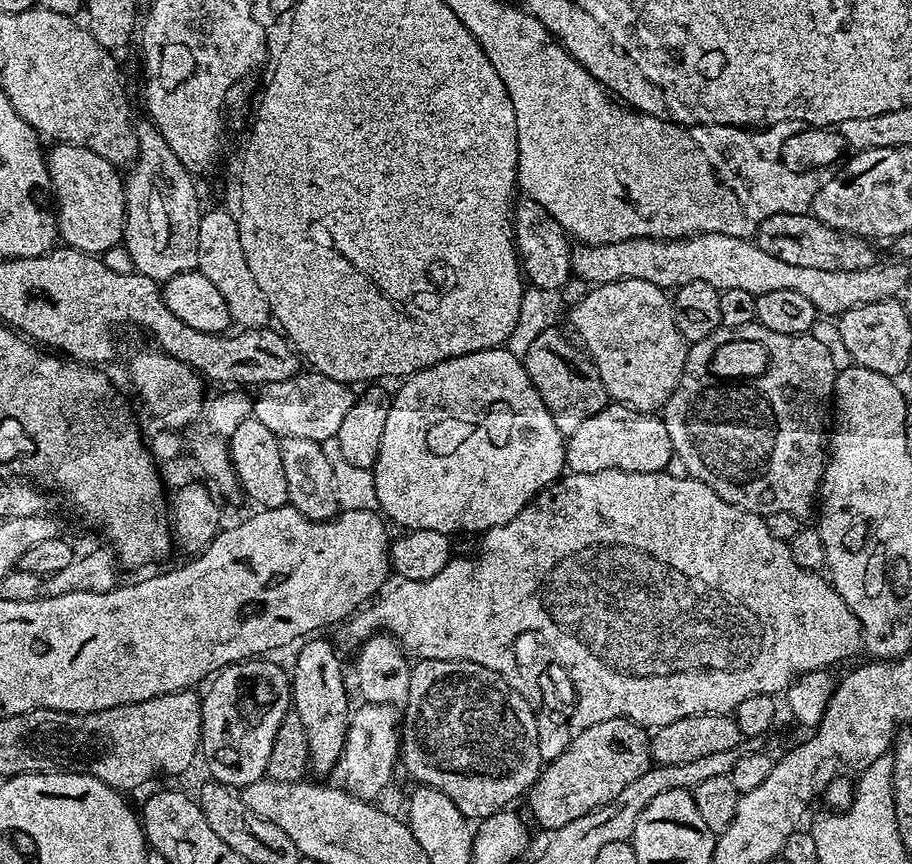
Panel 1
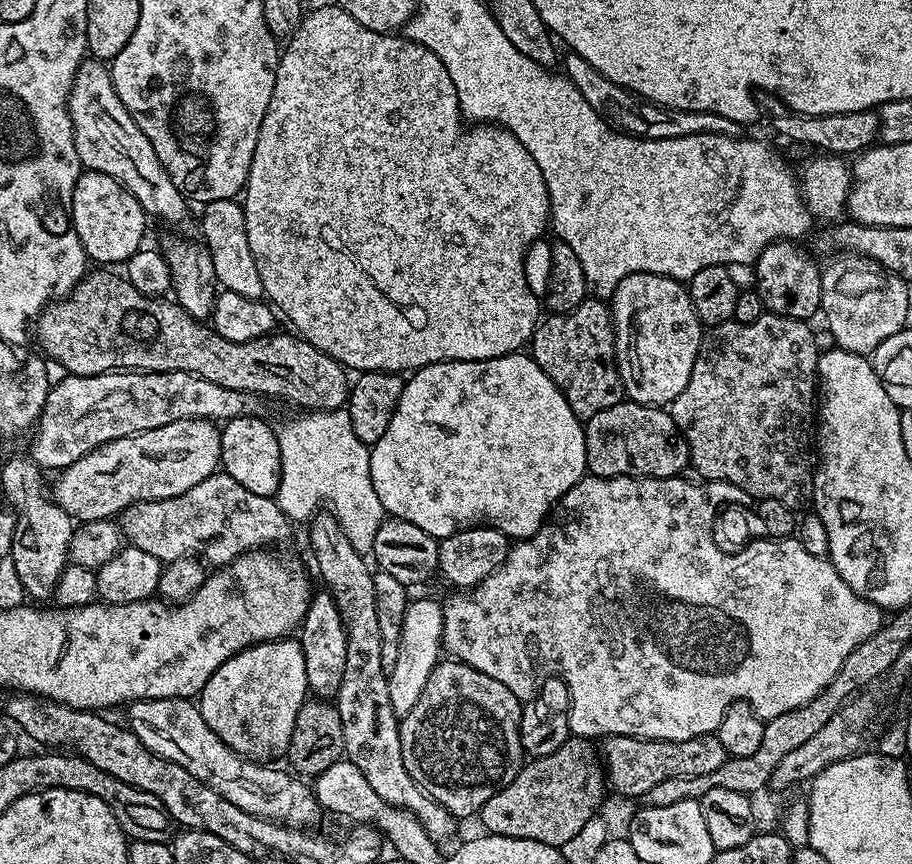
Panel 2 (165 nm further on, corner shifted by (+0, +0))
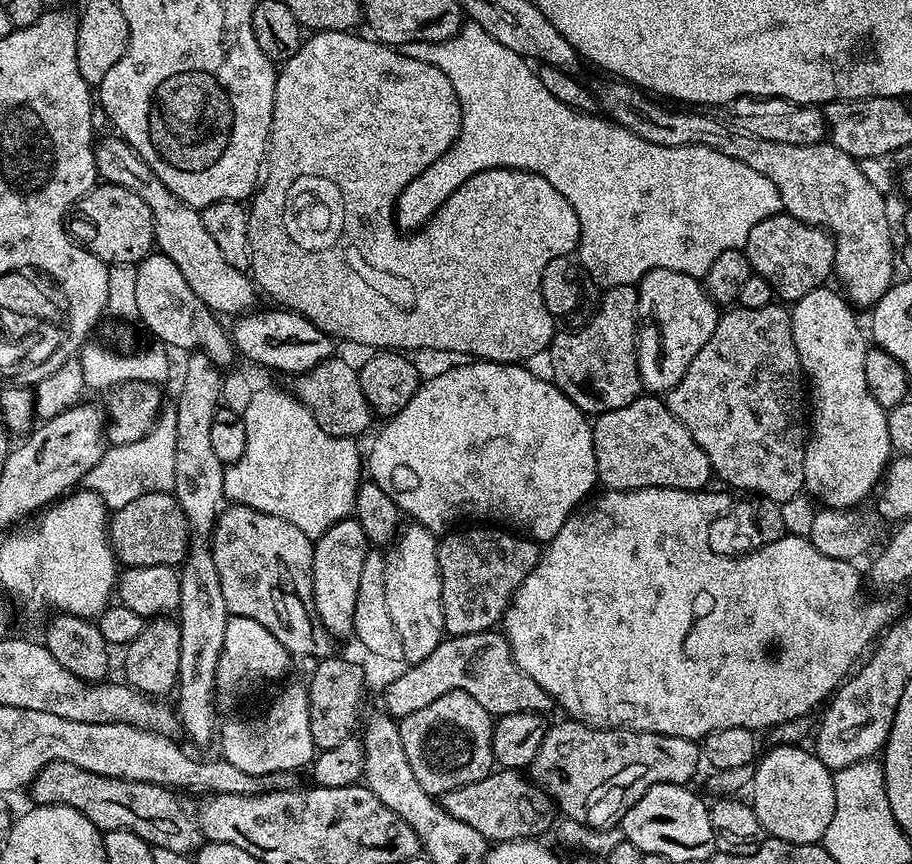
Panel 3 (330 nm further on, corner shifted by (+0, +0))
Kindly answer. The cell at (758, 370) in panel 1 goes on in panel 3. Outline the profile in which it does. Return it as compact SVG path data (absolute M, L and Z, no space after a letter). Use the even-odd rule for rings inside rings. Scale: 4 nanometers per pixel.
M773 302L762 306L762 310L746 310L739 306L732 306L727 309L728 312L719 317L716 321L714 334L710 334L710 342L698 350L694 362L682 374L682 378L666 393L666 403L670 414L686 426L686 430L702 446L706 458L710 458L715 479L725 480L729 484L727 487L741 488L744 492L757 492L757 497L765 500L775 500L777 504L784 505L788 500L799 497L805 491L804 486L804 446L806 443L806 377L804 367L798 358L798 346L794 346L794 334L792 333L792 317L787 307Z

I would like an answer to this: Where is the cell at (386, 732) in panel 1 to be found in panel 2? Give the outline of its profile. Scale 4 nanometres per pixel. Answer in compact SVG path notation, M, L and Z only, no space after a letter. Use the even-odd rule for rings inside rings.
M409 599L402 618L398 662L394 662L394 666L387 673L390 706L396 711L397 717L403 718L407 712L414 710L414 702L418 702L434 666L442 659L443 638L444 610L441 601Z

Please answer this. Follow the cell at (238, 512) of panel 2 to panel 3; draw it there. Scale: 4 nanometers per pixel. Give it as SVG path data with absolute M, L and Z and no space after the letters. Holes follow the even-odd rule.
M233 503L225 507L216 517L216 527L212 529L212 557L218 566L218 578L222 582L222 598L226 598L226 606L232 616L254 618L293 657L316 656L327 658L333 655L334 638L324 629L314 606L312 593L312 549L313 540L298 526L290 526L282 518L274 518L274 514L266 514L262 510L254 510L245 504Z

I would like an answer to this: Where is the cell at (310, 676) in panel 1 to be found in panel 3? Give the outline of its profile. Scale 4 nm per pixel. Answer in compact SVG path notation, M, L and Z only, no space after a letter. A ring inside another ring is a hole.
M354 518L339 520L326 534L315 541L312 549L312 593L314 606L322 626L333 638L352 636L354 601L358 598L358 582L362 575L362 562L370 545L362 526Z

